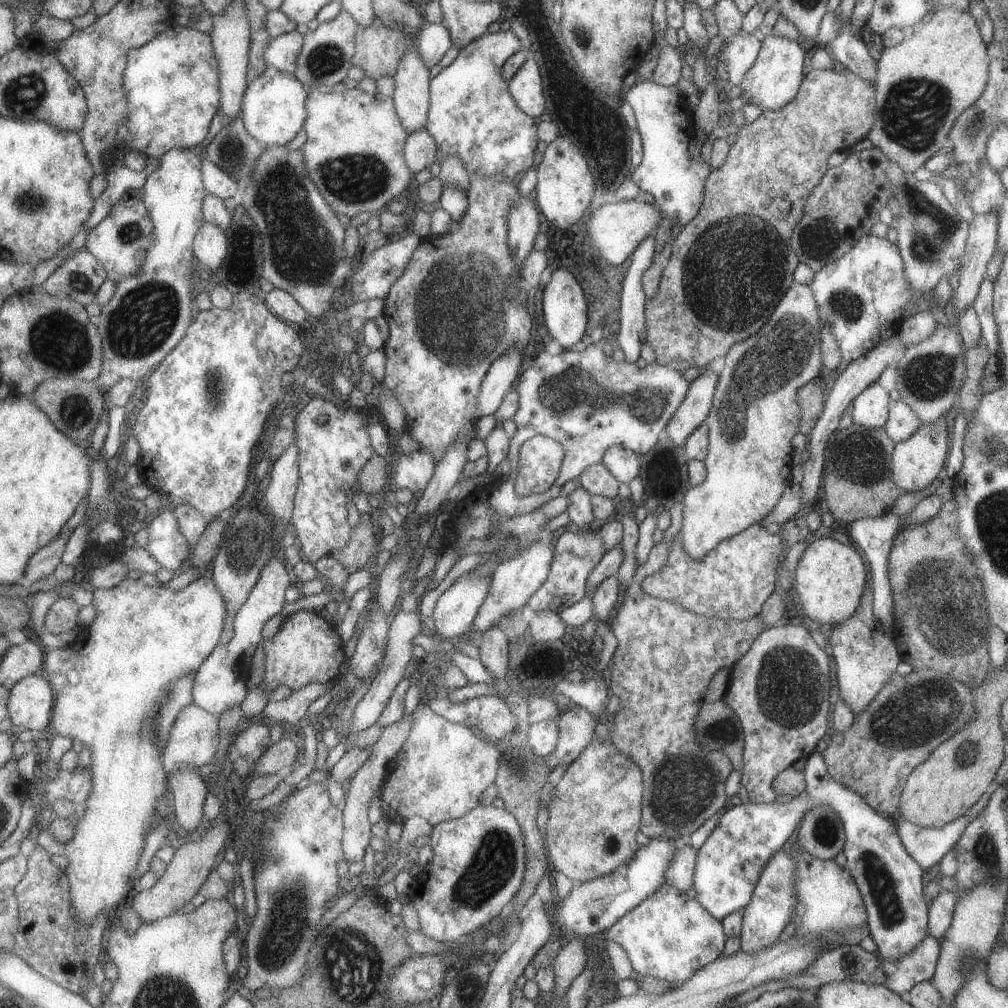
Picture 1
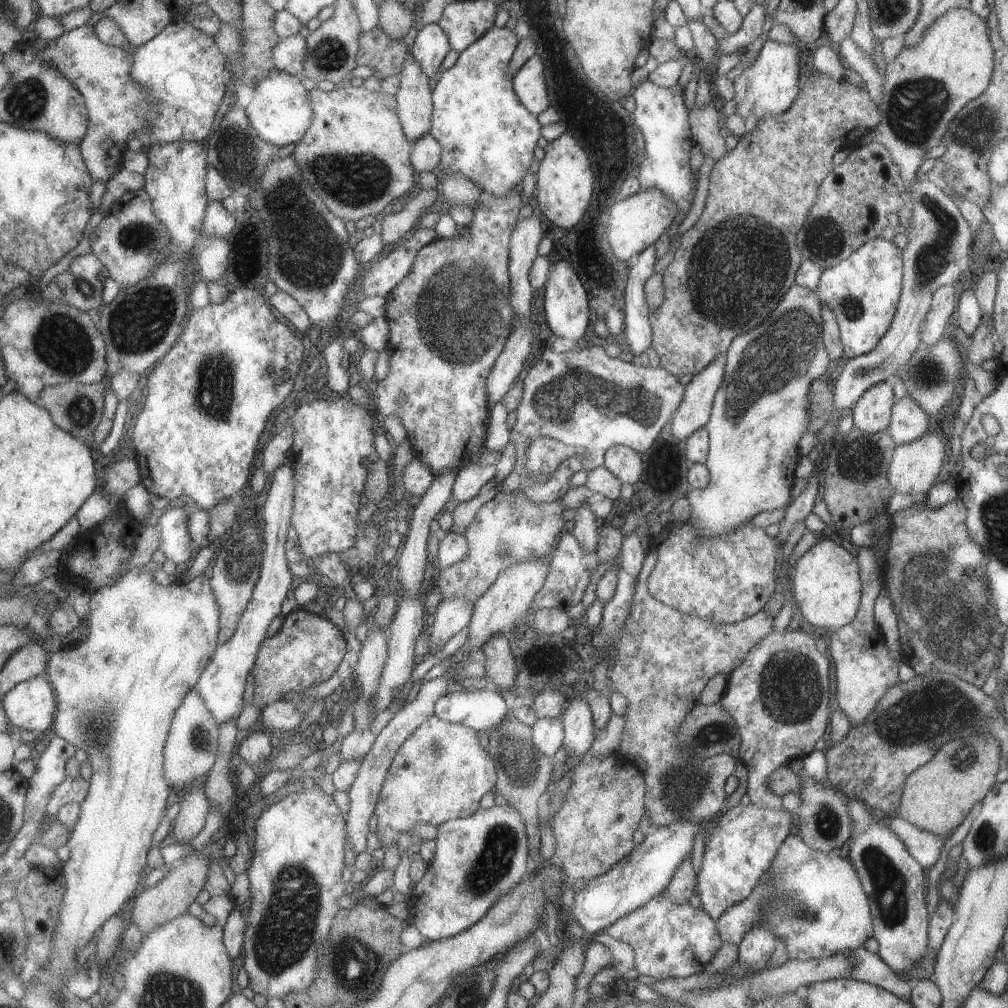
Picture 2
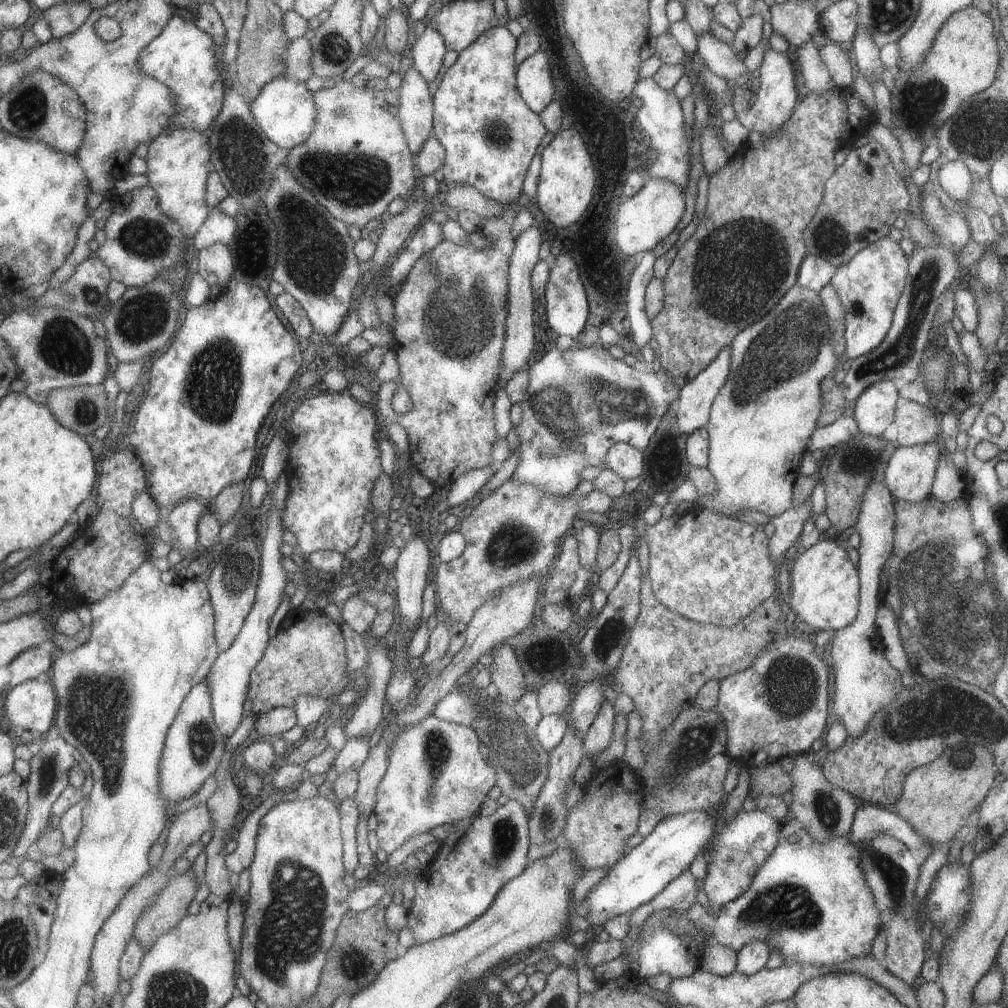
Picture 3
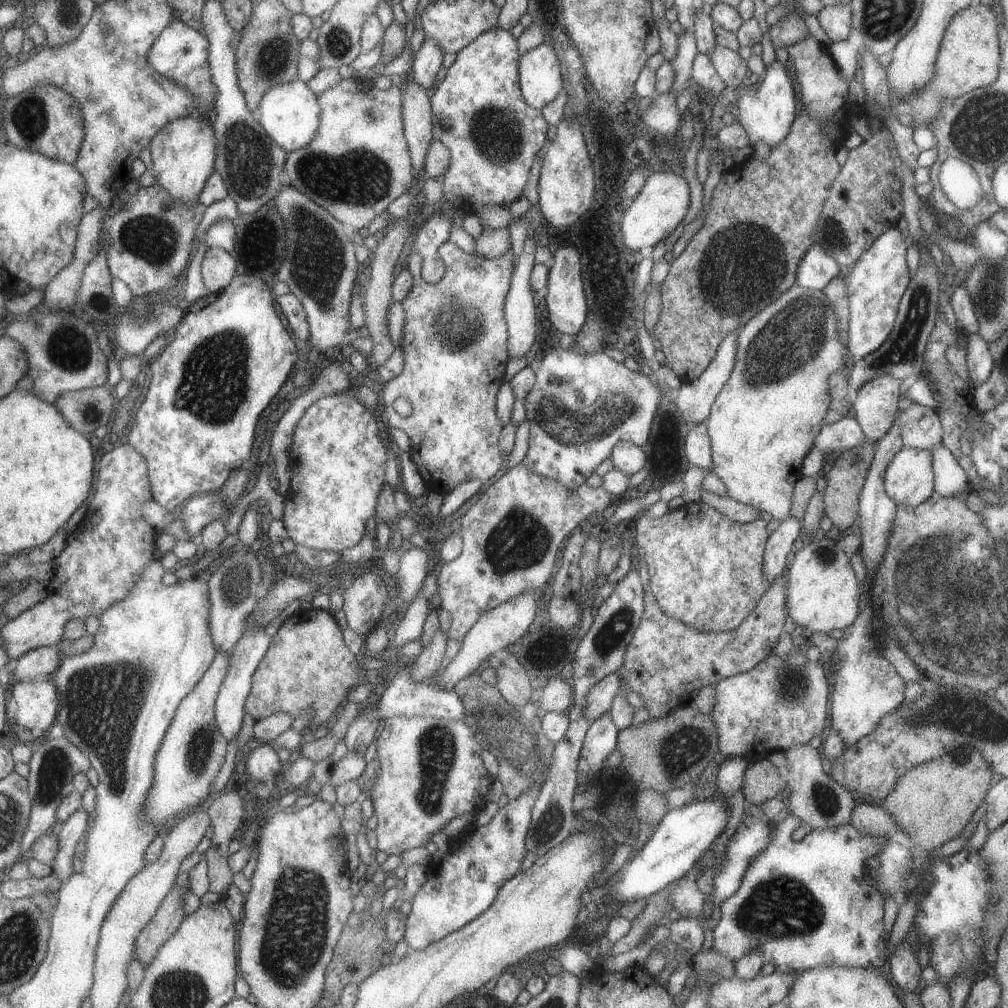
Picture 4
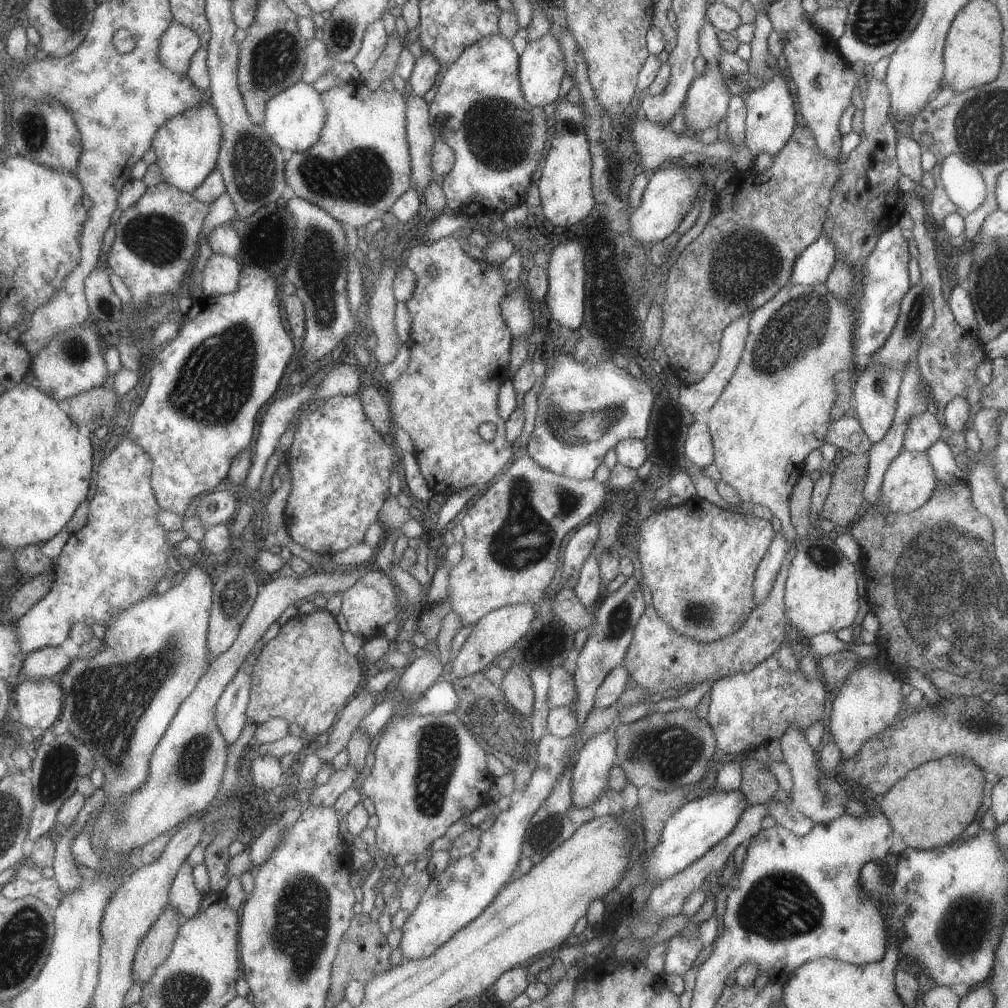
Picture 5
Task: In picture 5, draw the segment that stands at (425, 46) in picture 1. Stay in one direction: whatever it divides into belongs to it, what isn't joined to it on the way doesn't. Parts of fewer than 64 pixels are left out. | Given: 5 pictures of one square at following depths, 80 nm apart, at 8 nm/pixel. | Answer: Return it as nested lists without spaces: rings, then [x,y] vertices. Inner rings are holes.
[[[423,53],[414,60],[412,71],[406,82],[406,91],[413,95],[422,97],[427,90],[433,89],[436,75],[442,71],[442,65],[437,62],[433,55]]]

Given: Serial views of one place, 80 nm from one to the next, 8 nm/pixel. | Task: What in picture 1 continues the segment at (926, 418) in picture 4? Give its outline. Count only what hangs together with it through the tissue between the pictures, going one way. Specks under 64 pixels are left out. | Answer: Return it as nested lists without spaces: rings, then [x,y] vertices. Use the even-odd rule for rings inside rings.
[[[899,399],[889,404],[888,417],[883,428],[894,443],[900,443],[907,440],[921,423],[913,409]]]

